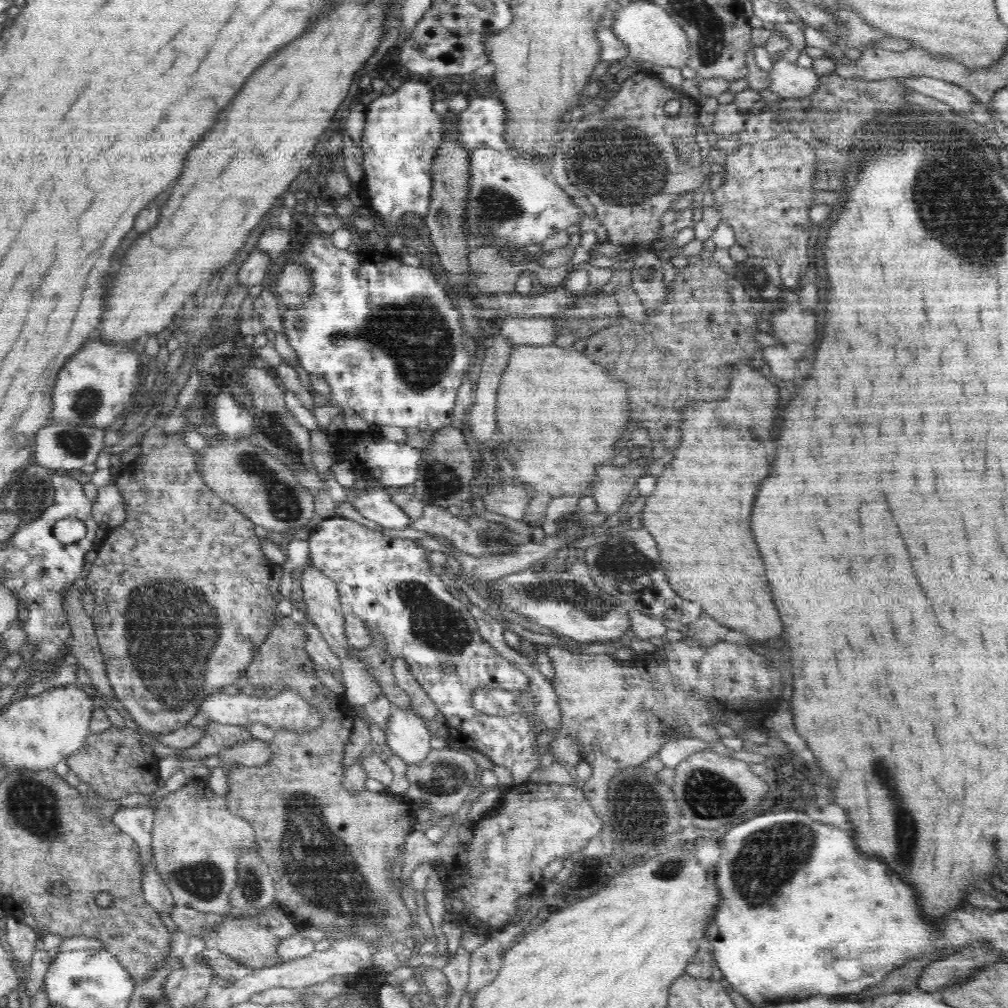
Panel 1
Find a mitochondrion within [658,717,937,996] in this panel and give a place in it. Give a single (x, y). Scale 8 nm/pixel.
(763, 865)

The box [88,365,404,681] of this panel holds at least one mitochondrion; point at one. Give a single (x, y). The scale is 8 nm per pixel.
(281, 499)

